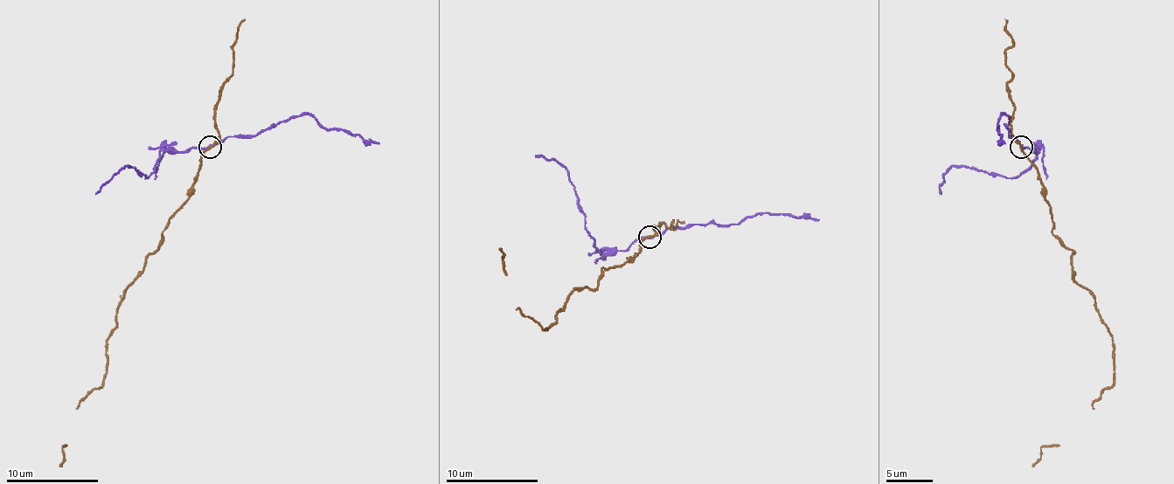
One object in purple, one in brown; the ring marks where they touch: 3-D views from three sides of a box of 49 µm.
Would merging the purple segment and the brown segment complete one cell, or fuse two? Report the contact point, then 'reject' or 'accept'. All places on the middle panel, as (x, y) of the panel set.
place (649, 237); reject

